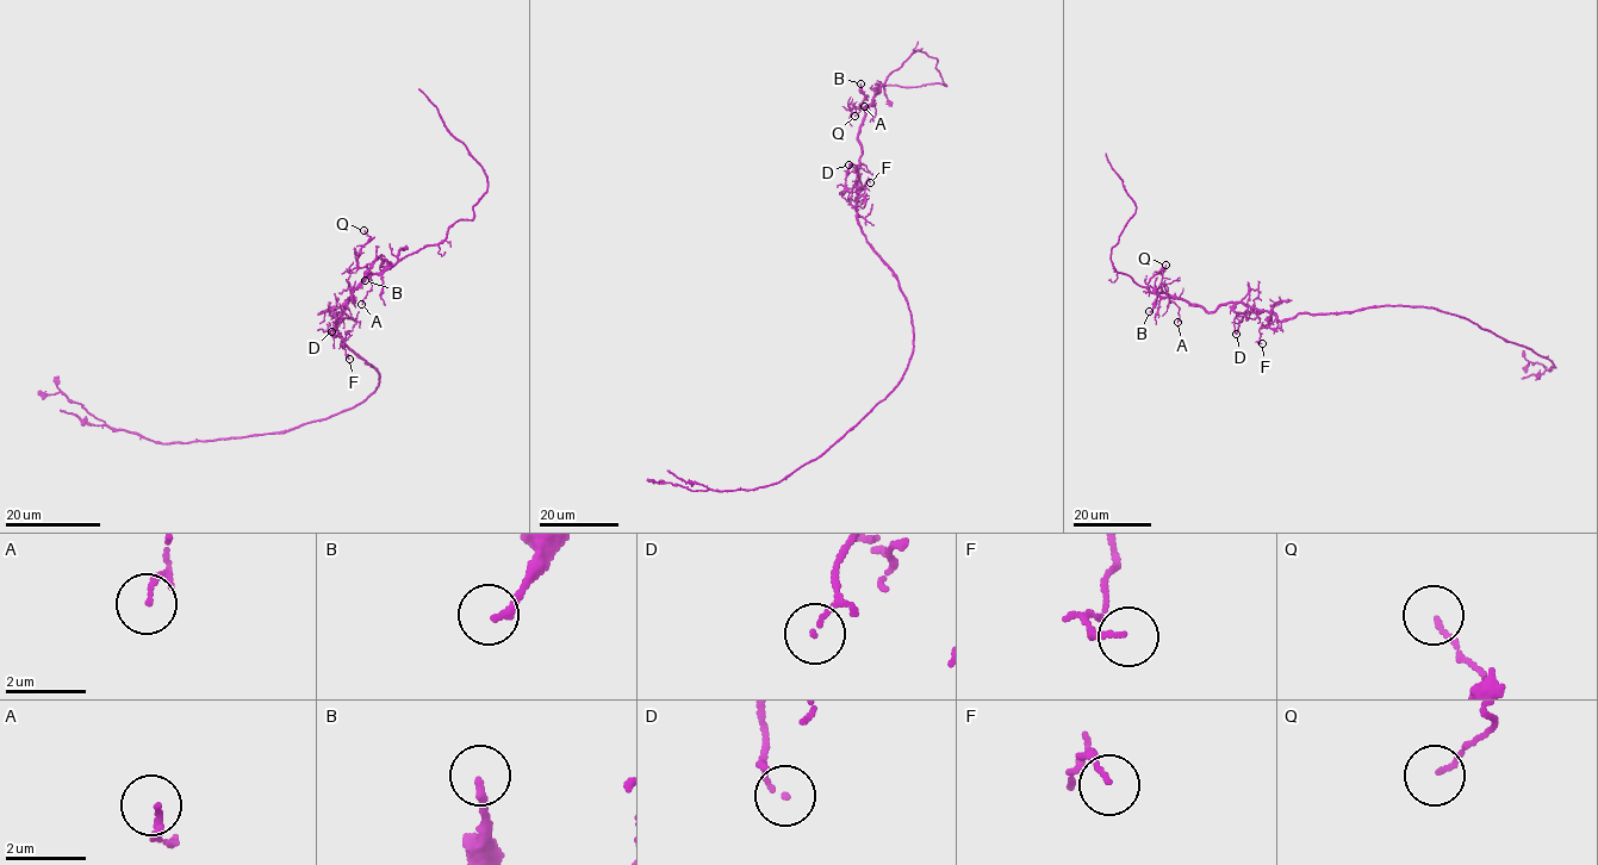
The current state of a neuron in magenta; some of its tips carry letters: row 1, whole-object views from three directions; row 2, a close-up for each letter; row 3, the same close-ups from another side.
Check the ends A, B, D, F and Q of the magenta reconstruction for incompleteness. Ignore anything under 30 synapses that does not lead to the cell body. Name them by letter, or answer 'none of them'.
none of them

